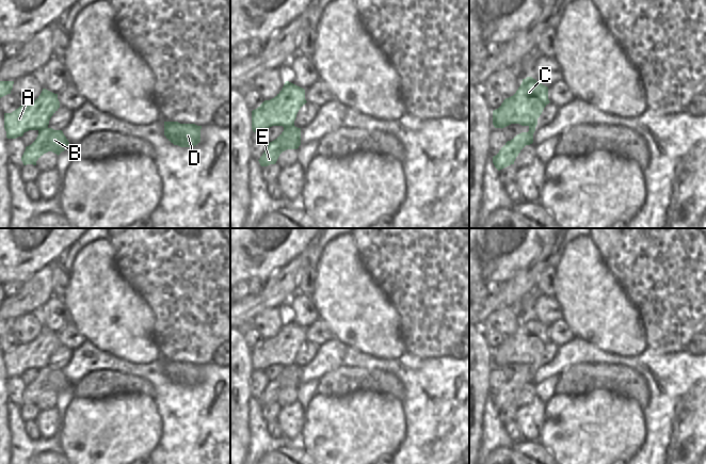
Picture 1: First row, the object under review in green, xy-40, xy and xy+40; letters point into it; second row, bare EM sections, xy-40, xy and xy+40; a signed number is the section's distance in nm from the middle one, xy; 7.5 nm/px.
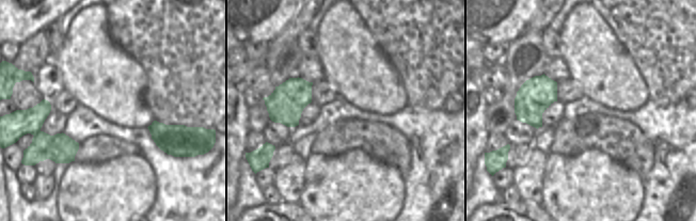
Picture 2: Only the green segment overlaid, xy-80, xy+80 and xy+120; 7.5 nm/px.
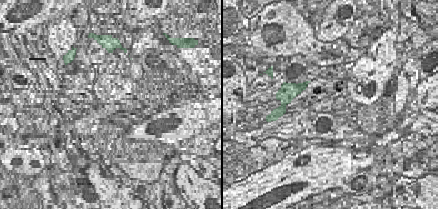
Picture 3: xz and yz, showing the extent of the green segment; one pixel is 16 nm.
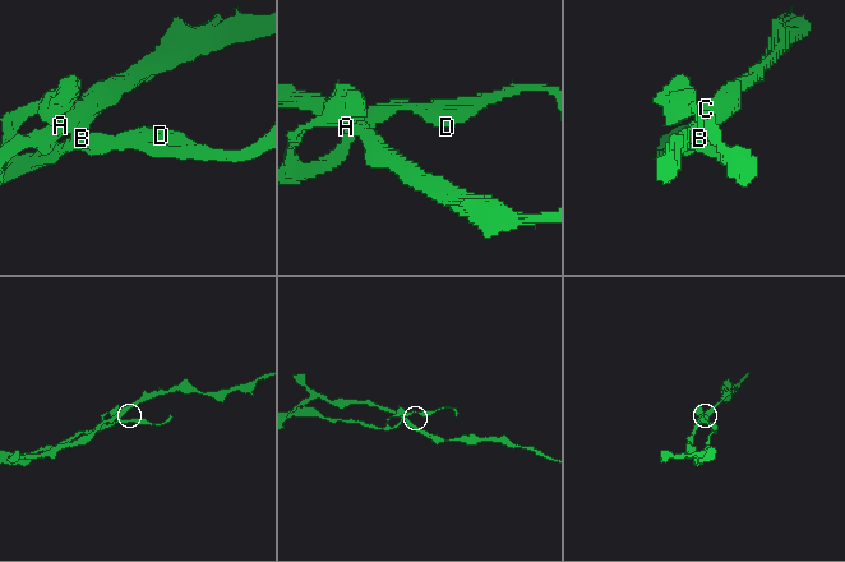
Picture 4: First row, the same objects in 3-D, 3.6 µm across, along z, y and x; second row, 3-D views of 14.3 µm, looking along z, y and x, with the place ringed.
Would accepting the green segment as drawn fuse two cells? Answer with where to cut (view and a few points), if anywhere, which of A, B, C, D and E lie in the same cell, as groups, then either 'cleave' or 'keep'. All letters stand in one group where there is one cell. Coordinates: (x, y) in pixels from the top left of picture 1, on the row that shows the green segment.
cut xy (293, 125), (284, 128); groups A C / B D E; cleave

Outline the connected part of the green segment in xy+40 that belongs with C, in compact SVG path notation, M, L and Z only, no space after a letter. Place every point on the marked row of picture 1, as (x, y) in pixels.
M527 77L516 93L493 111L493 125L501 129L511 124L535 128L537 118L549 102L548 87L532 77Z

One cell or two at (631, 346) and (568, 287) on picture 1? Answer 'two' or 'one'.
one

